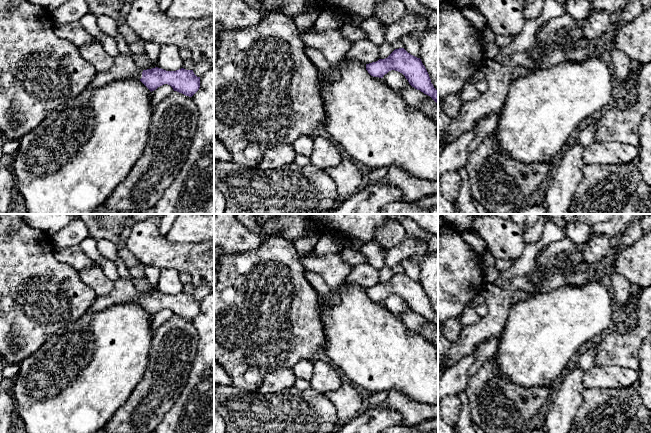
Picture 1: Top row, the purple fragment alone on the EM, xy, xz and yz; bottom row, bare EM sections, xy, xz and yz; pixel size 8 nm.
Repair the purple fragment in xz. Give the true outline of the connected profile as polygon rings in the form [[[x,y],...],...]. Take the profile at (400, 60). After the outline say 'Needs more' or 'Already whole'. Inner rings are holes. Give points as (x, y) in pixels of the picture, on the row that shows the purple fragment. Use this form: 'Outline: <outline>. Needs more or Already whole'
Outline: [[[404,48],[395,49],[387,58],[366,64],[366,70],[373,77],[383,78],[391,70],[402,73],[409,84],[430,96],[438,104],[438,90],[431,83],[429,74],[420,58]]]. Already whole

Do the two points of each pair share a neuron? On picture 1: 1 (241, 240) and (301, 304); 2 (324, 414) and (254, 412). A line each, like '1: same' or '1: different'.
1: different
2: same

